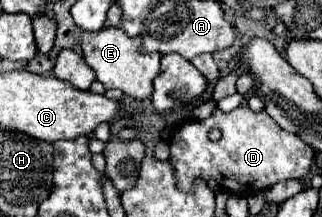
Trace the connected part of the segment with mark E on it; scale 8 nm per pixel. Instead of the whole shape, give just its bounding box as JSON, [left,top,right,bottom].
[81,28,159,100]

